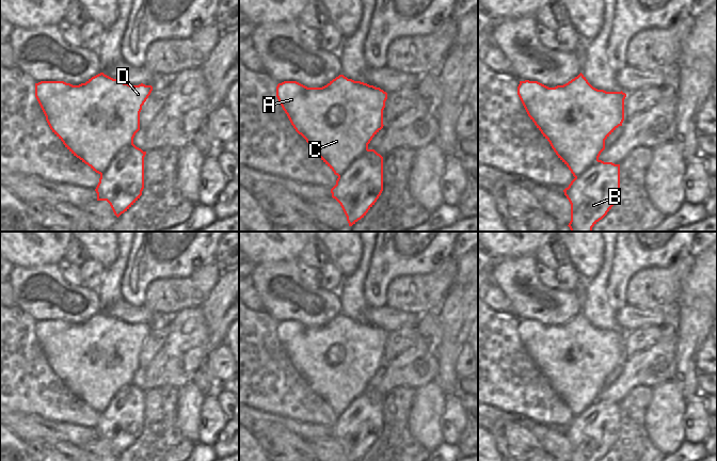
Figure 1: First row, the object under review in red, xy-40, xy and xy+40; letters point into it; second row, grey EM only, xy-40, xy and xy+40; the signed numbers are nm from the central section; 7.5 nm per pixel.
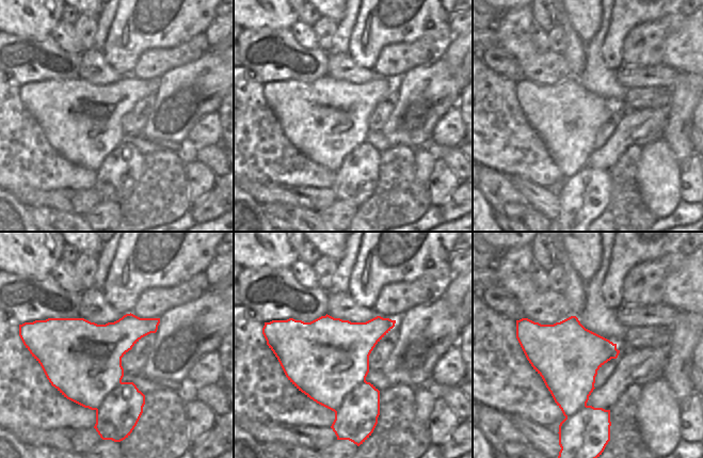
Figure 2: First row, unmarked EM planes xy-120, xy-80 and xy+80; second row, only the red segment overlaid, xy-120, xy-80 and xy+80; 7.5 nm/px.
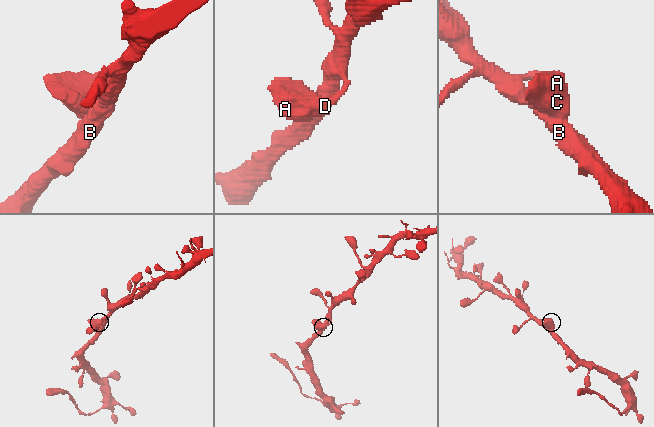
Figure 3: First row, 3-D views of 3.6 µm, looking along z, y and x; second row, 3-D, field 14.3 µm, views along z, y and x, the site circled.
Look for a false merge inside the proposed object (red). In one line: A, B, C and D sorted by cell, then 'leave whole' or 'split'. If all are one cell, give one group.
A B C D | leave whole

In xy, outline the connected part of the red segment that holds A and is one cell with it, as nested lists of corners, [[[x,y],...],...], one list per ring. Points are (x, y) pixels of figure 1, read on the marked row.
[[[339,75],[322,88],[307,88],[297,81],[284,81],[278,83],[276,86],[276,97],[296,131],[306,140],[313,152],[334,172],[335,175],[338,176],[336,185],[331,189],[332,197],[340,204],[347,217],[349,226],[352,226],[366,216],[368,210],[375,205],[383,191],[383,157],[375,149],[369,149],[368,144],[384,126],[383,110],[385,108],[387,93],[380,88],[376,88],[361,81],[354,81],[352,79],[348,79],[344,75]]]

